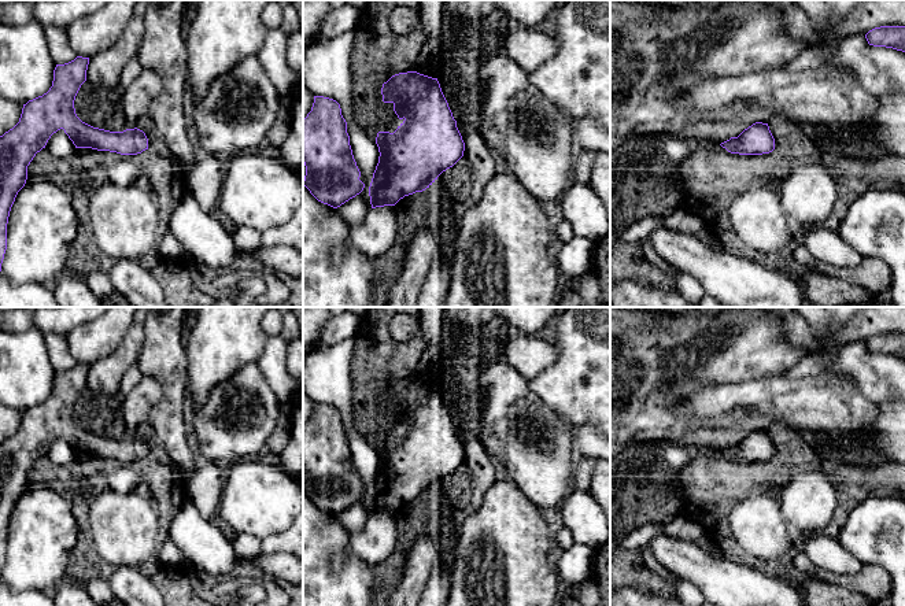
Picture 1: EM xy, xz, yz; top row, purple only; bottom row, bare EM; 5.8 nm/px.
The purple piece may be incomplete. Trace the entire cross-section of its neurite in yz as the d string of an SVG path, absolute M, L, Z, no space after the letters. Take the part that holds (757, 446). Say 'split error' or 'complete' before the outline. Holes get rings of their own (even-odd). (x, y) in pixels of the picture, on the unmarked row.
complete; M756 429L738 444L731 444L720 452L731 461L762 462L775 457L775 446L768 431Z

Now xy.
complete; M82 363L56 372L49 398L23 411L19 429L0 443L0 579L11 514L26 491L27 473L53 440L63 436L75 455L121 462L137 462L148 457L147 443L137 435L110 439L93 435L77 424L74 407L86 388L88 372L89 365Z

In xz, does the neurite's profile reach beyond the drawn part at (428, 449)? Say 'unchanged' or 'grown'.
unchanged

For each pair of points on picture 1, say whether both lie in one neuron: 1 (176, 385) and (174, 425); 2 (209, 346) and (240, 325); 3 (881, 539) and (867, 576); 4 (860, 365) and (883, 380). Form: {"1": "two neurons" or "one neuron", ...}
{"1": "one neuron", "2": "one neuron", "3": "two neurons", "4": "one neuron"}

